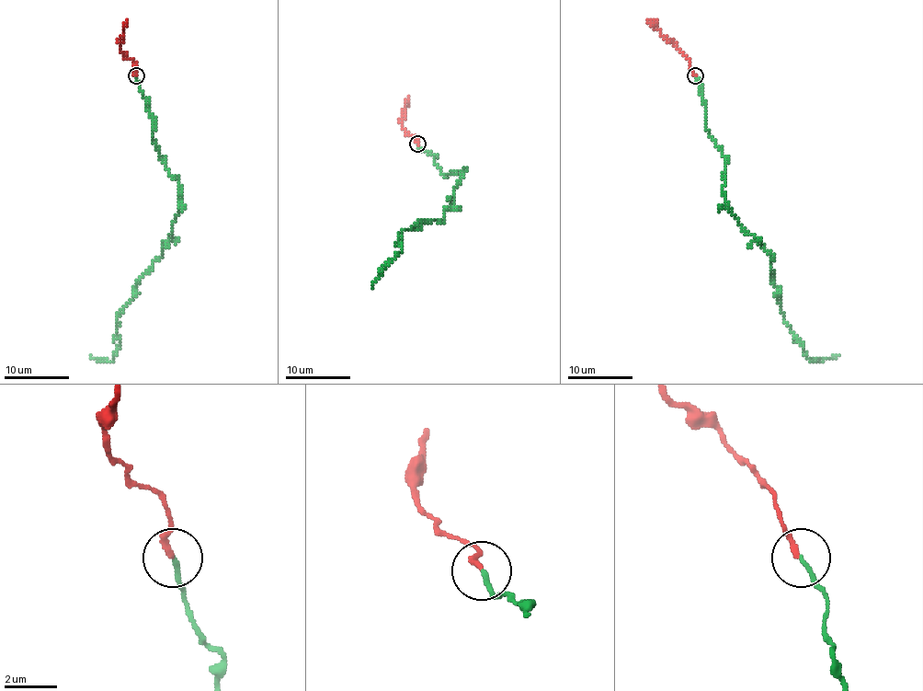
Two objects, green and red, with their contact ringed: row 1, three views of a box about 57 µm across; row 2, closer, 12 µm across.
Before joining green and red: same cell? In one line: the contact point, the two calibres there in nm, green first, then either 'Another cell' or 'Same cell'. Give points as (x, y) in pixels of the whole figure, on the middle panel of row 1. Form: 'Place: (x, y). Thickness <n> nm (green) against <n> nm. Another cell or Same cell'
Place: (417, 143). Thickness 170 nm (green) against 190 nm. Same cell

